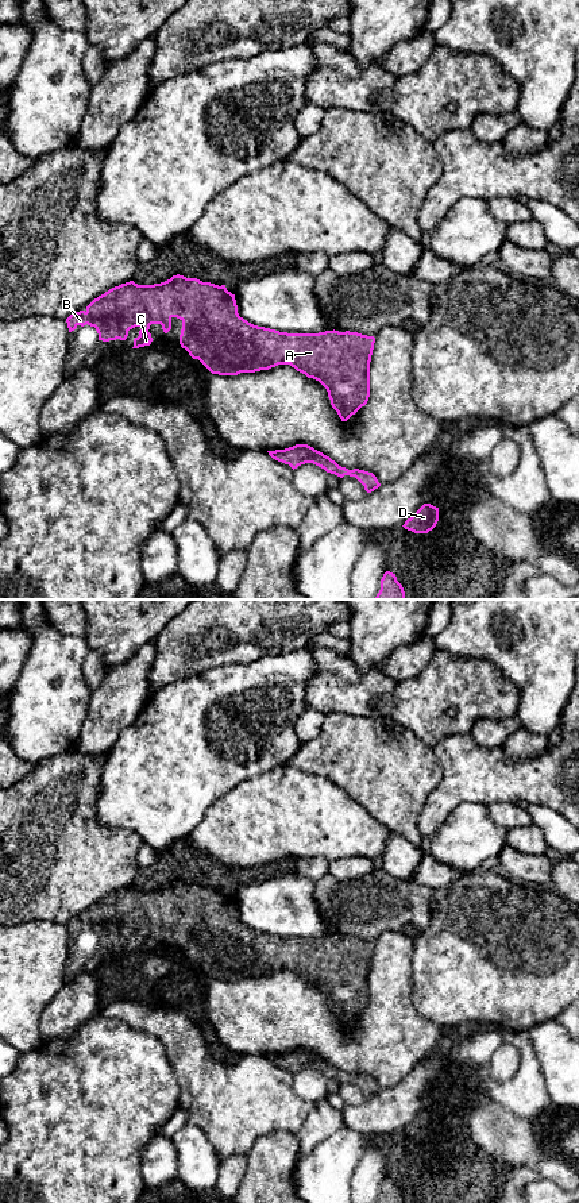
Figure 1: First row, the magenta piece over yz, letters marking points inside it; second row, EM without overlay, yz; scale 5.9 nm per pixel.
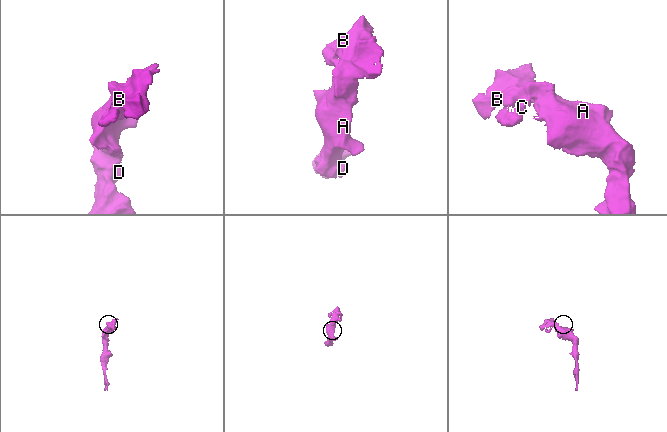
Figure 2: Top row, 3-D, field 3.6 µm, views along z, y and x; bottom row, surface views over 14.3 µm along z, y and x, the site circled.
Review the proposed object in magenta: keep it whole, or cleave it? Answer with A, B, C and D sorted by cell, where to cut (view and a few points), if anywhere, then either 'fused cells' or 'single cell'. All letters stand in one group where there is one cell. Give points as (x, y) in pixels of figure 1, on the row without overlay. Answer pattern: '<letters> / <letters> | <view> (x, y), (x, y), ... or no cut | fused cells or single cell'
A B C D | no cut | single cell

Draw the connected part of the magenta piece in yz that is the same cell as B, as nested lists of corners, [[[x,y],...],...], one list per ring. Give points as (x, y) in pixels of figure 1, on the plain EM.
[[[180,879],[154,890],[138,890],[130,886],[99,901],[85,915],[72,918],[66,928],[69,937],[78,930],[94,932],[99,945],[103,946],[126,945],[130,934],[140,932],[132,952],[139,953],[151,949],[153,942],[148,937],[151,929],[161,929],[167,938],[173,922],[182,926],[181,952],[212,979],[238,980],[290,969],[327,994],[331,1010],[341,1026],[347,1026],[368,1006],[374,941],[335,934],[319,938],[287,938],[254,930],[239,921],[235,899],[228,897],[225,890],[219,891]]]

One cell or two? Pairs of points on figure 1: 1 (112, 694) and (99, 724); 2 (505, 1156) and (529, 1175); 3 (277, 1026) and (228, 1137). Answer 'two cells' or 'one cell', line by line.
1: one cell
2: two cells
3: two cells

